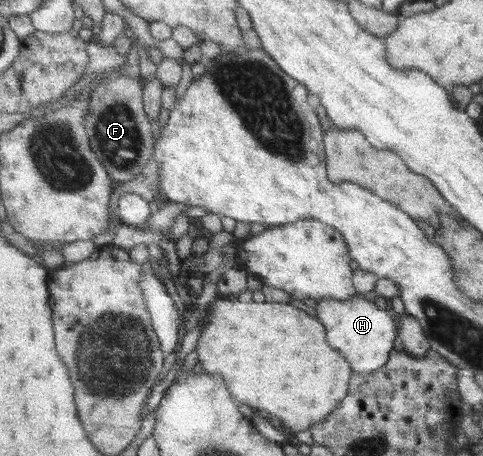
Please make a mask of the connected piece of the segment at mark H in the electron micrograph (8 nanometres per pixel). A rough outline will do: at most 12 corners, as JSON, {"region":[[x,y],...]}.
{"region":[[357,294],[320,300],[314,314],[354,372],[387,363],[395,324]]}

